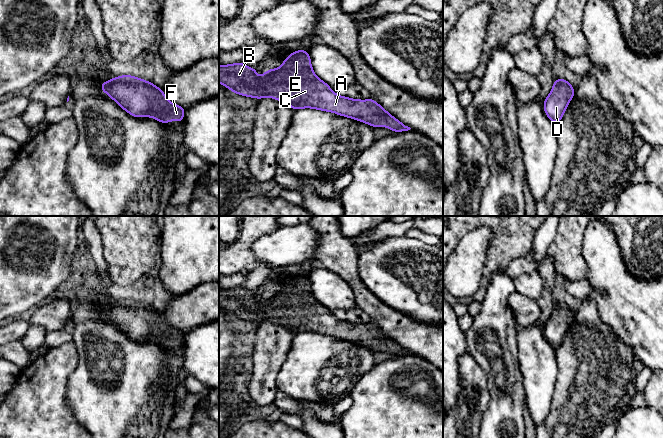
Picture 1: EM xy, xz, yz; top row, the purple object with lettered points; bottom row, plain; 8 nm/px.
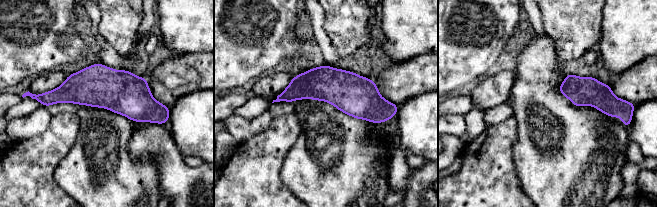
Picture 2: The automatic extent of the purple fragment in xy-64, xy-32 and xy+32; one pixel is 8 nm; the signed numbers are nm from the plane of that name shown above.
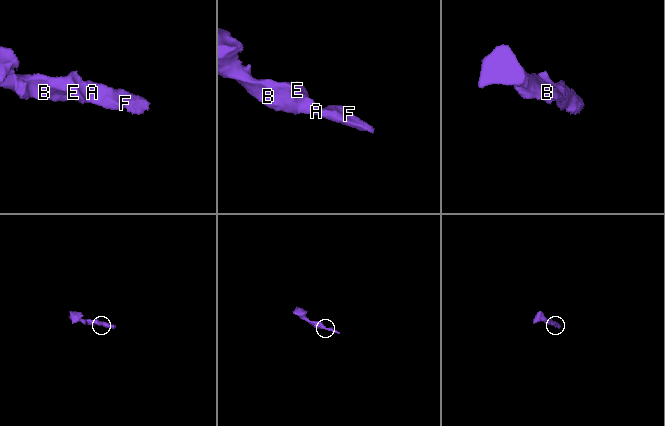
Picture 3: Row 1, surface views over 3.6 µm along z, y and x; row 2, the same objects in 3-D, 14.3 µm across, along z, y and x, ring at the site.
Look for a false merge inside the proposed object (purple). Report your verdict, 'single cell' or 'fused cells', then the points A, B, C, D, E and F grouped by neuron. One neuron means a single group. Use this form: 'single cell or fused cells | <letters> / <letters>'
single cell | A B C D E F

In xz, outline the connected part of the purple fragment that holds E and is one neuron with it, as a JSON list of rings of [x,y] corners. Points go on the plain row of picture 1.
[[[307,274],[293,275],[283,285],[281,291],[263,295],[264,300],[262,302],[259,302],[256,296],[257,292],[252,293],[242,286],[219,289],[219,306],[236,318],[254,321],[258,324],[263,321],[274,322],[289,329],[294,335],[301,332],[314,332],[362,345],[372,351],[385,350],[394,356],[403,356],[411,353],[389,338],[373,322],[357,324],[336,319],[327,307],[315,299]]]

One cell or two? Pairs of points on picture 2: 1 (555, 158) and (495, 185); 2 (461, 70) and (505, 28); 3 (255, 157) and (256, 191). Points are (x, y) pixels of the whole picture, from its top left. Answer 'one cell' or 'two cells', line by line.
1: two cells
2: one cell
3: one cell

